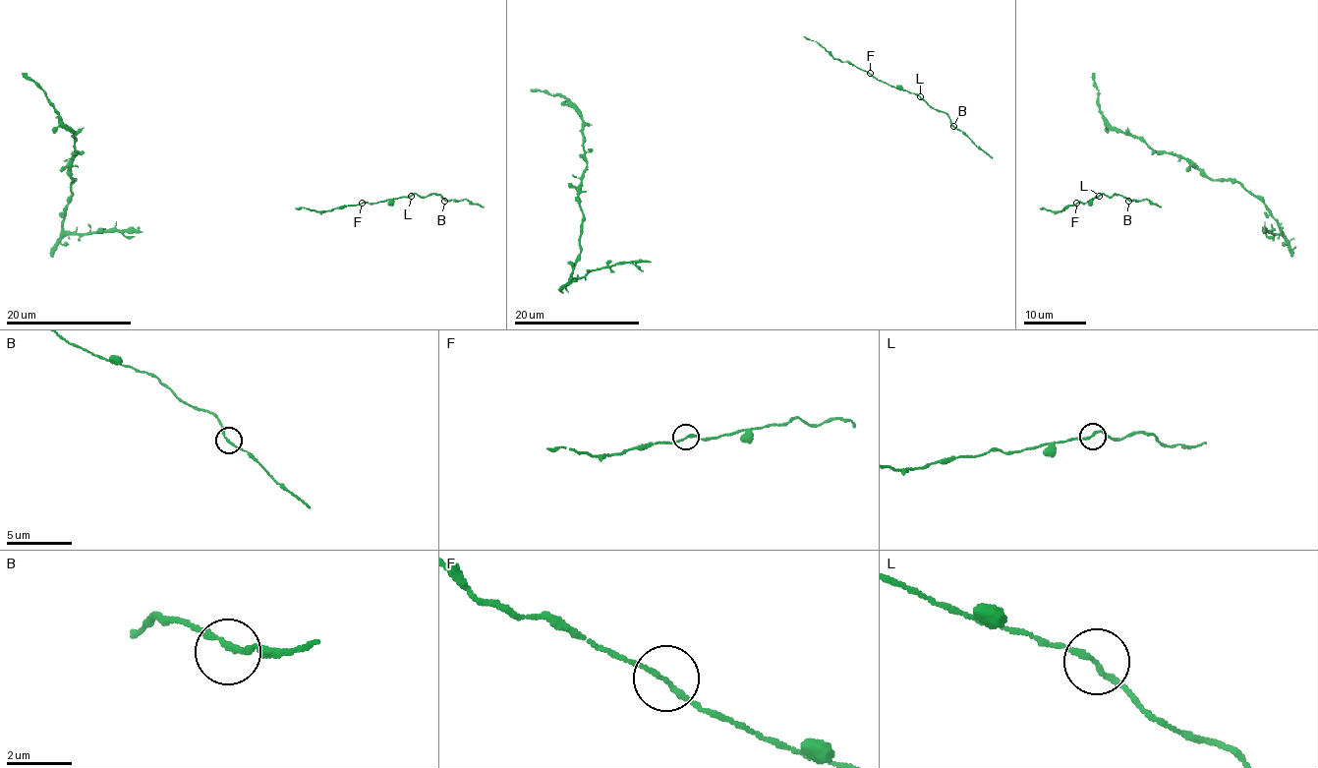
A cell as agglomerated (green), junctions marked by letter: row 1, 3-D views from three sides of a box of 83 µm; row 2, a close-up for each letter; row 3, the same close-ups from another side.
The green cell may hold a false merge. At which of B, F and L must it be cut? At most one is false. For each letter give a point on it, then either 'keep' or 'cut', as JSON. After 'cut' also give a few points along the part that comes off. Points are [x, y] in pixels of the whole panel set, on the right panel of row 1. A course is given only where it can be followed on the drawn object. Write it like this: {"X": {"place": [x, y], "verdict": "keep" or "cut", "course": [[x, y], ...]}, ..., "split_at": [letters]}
{"B": {"place": [1128, 201], "verdict": "keep"}, "F": {"place": [1076, 203], "verdict": "keep"}, "L": {"place": [1099, 196], "verdict": "keep"}, "split_at": []}

